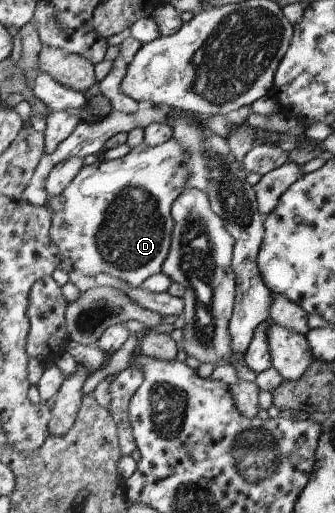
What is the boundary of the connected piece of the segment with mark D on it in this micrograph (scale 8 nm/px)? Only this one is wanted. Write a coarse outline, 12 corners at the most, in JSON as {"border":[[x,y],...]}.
{"border":[[173,137],[45,203],[59,269],[161,272],[189,157]]}

